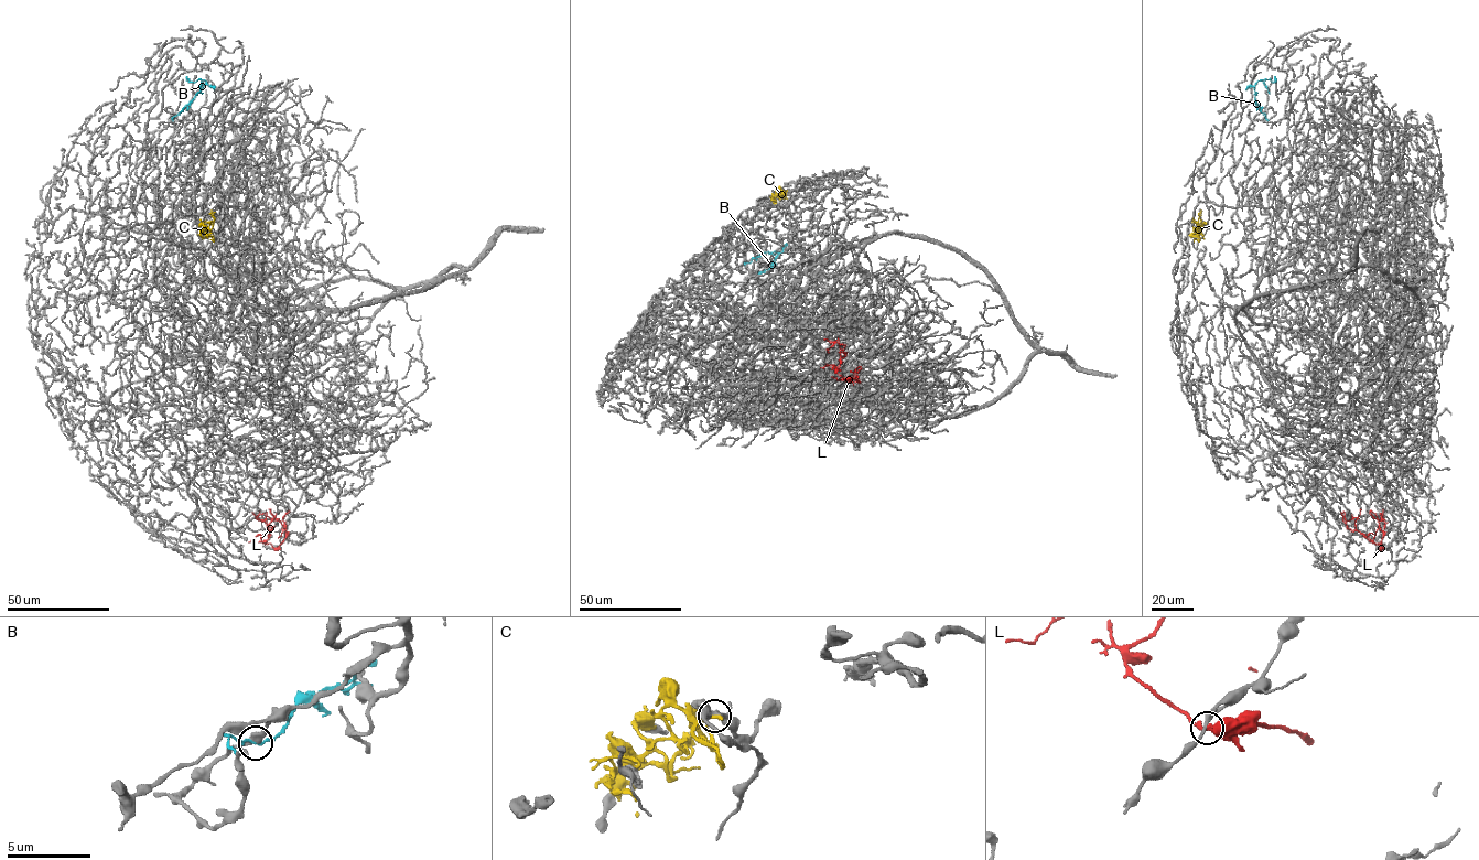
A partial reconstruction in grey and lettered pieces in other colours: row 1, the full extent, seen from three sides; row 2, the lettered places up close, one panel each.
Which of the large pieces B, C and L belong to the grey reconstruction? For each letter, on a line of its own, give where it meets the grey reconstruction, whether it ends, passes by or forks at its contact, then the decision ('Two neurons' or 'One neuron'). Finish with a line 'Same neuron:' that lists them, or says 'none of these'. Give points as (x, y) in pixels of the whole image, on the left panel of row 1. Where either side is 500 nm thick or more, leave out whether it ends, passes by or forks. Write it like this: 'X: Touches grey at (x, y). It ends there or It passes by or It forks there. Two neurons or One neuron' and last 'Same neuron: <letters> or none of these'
B: Touches grey at (175, 116). It passes by. One neuron
C: Touches grey at (213, 240). It passes by. Two neurons
L: Touches grey at (273, 548). It passes by. Two neurons
Same neuron: B

